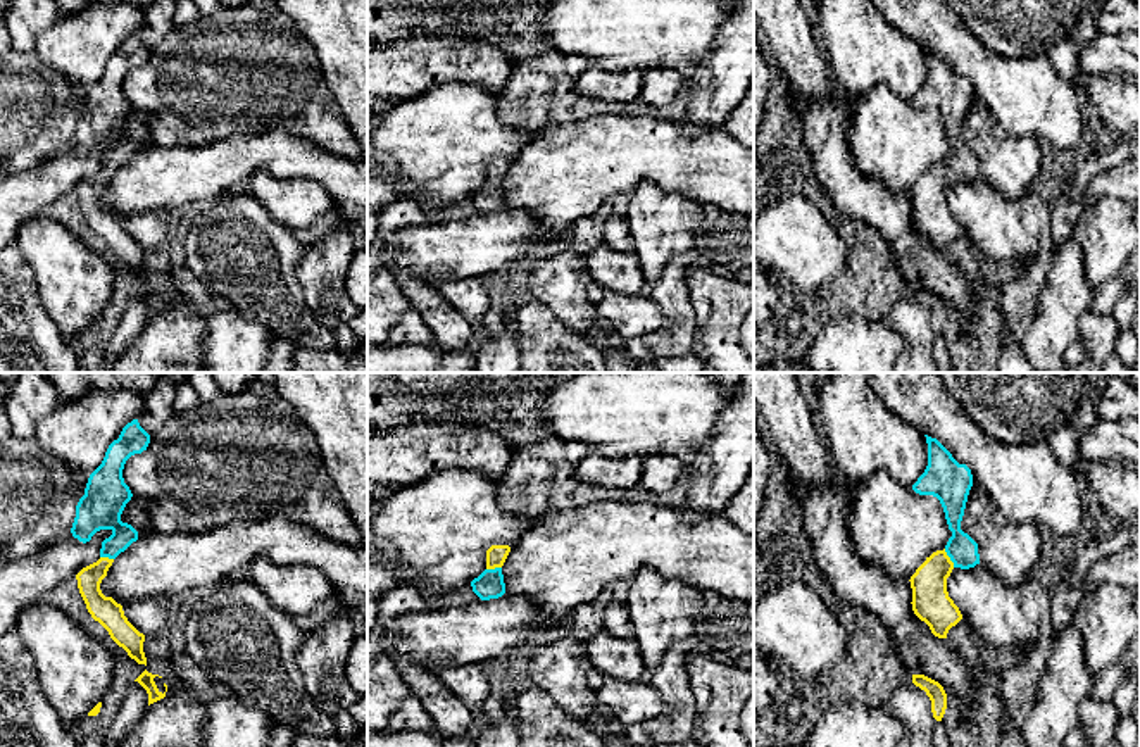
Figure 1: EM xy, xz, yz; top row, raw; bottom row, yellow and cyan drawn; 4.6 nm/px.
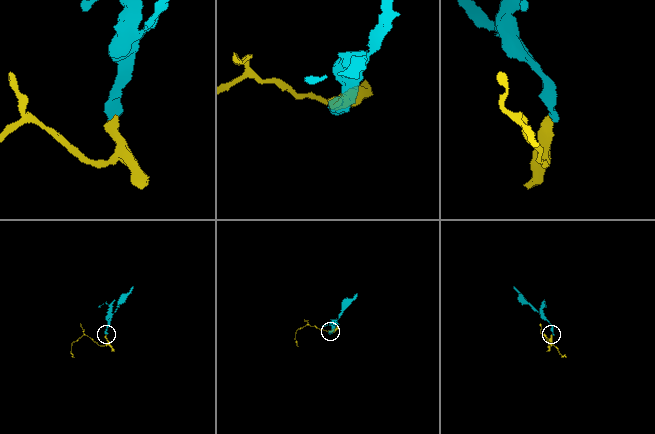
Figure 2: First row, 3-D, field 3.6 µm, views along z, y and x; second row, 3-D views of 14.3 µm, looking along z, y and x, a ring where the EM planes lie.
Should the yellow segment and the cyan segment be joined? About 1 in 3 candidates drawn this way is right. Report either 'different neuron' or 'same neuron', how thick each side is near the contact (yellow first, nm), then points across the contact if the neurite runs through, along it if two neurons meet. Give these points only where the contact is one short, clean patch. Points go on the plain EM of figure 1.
same neuron | 180/140 nm | across yz (932, 218), (932, 188), (949, 171), (963, 164)

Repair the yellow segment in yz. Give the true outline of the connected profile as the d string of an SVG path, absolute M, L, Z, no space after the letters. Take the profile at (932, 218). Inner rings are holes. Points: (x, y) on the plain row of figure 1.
M924 50L928 79L912 104L940 114L952 150L943 164L926 171L911 190L911 217L914 228L930 240L935 250L947 252L949 243L962 233L959 221L949 210L947 191L954 181L969 183L980 178L978 157L961 143L973 88L936 52Z

